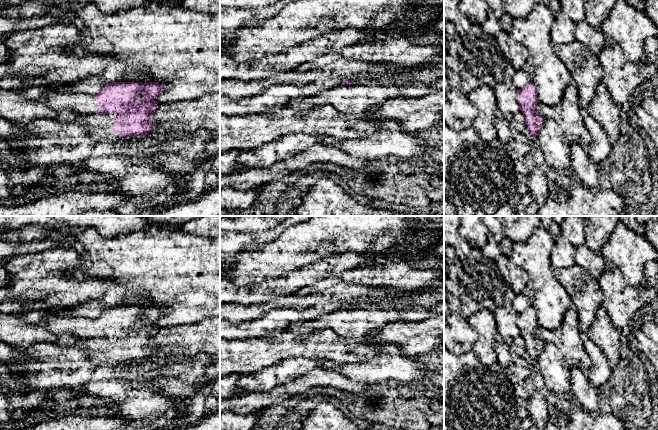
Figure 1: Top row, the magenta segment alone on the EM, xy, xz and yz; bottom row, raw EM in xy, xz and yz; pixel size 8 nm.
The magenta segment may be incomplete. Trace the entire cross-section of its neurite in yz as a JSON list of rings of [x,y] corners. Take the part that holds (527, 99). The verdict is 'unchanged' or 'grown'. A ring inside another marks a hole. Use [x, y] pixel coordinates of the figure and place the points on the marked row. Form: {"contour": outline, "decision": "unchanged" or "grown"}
{"contour": [[[532,81],[519,89],[517,102],[519,104],[520,111],[525,117],[525,124],[528,131],[531,136],[537,136],[538,132],[542,128],[544,118],[535,110],[535,106],[538,102],[537,89]]], "decision": "unchanged"}

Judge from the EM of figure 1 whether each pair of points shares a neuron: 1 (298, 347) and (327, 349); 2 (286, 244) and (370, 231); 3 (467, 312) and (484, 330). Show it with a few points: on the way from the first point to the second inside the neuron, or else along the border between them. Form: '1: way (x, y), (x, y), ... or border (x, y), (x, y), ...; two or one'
1: way (305, 347), (320, 347); one
2: way (307, 237), (325, 234), (330, 231), (349, 231); one
3: border (492, 311), (479, 309), (467, 318); two

